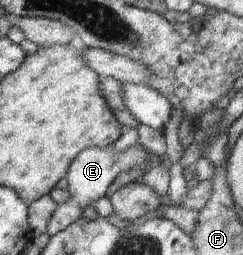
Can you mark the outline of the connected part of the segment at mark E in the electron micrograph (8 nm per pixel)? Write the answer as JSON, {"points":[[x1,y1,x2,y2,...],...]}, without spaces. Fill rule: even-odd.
{"points":[[137,142,135,146,130,146,124,152,116,152,112,146,108,148,94,147,86,148,70,164,66,173,68,181,67,190,70,192,70,200,63,204,58,204,56,210,48,222,46,232,48,235,54,236,57,232,62,232,64,228,68,228,70,224,76,222,82,216,82,212,87,206,90,206,95,200,106,196,108,187,120,172,130,172,130,170,149,170,148,169,148,150,144,146,140,146]]}

